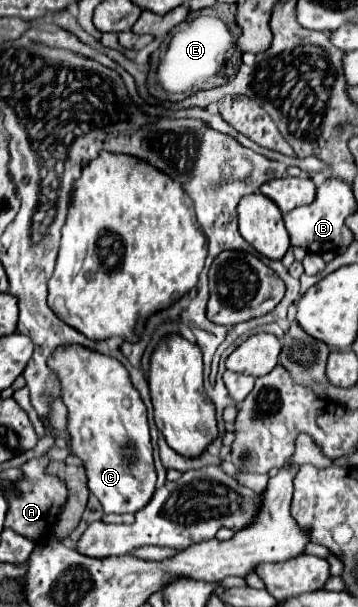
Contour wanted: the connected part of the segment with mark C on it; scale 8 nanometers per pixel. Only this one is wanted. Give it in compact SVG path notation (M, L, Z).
M65 347L57 349L53 357L49 357L49 367L61 379L63 403L69 409L69 433L71 433L71 449L85 463L89 491L101 501L105 513L137 513L143 509L153 493L155 493L155 467L153 467L153 447L149 437L147 409L137 393L137 389L129 381L127 369L113 357L105 357L101 353L93 353L89 349Z

